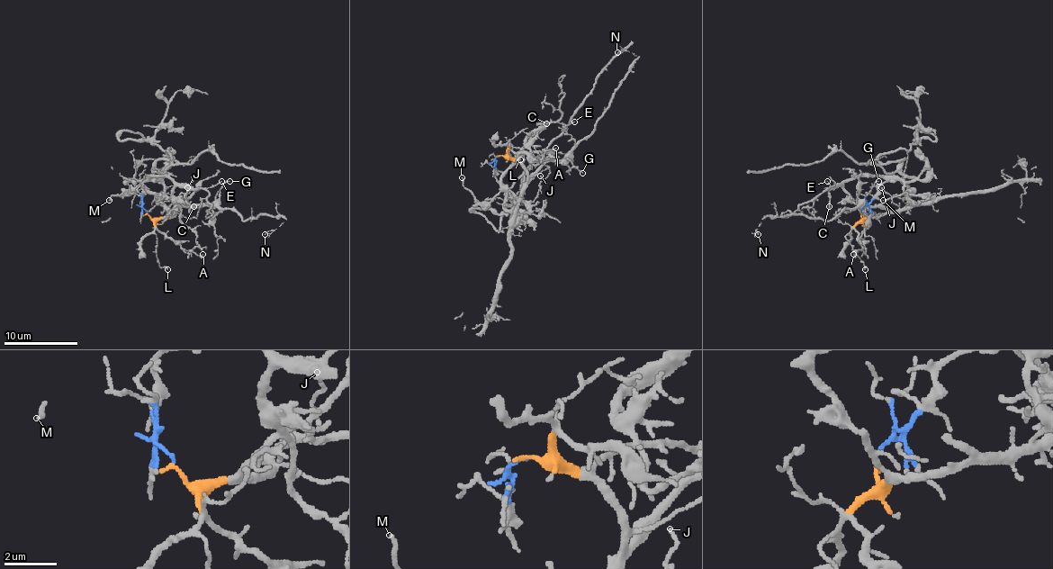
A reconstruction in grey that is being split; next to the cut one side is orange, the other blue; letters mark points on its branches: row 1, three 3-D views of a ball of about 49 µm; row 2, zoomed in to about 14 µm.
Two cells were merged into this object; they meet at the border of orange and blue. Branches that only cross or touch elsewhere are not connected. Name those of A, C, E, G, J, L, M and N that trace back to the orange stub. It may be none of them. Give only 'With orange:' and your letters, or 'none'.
With orange: A, G, L, N

